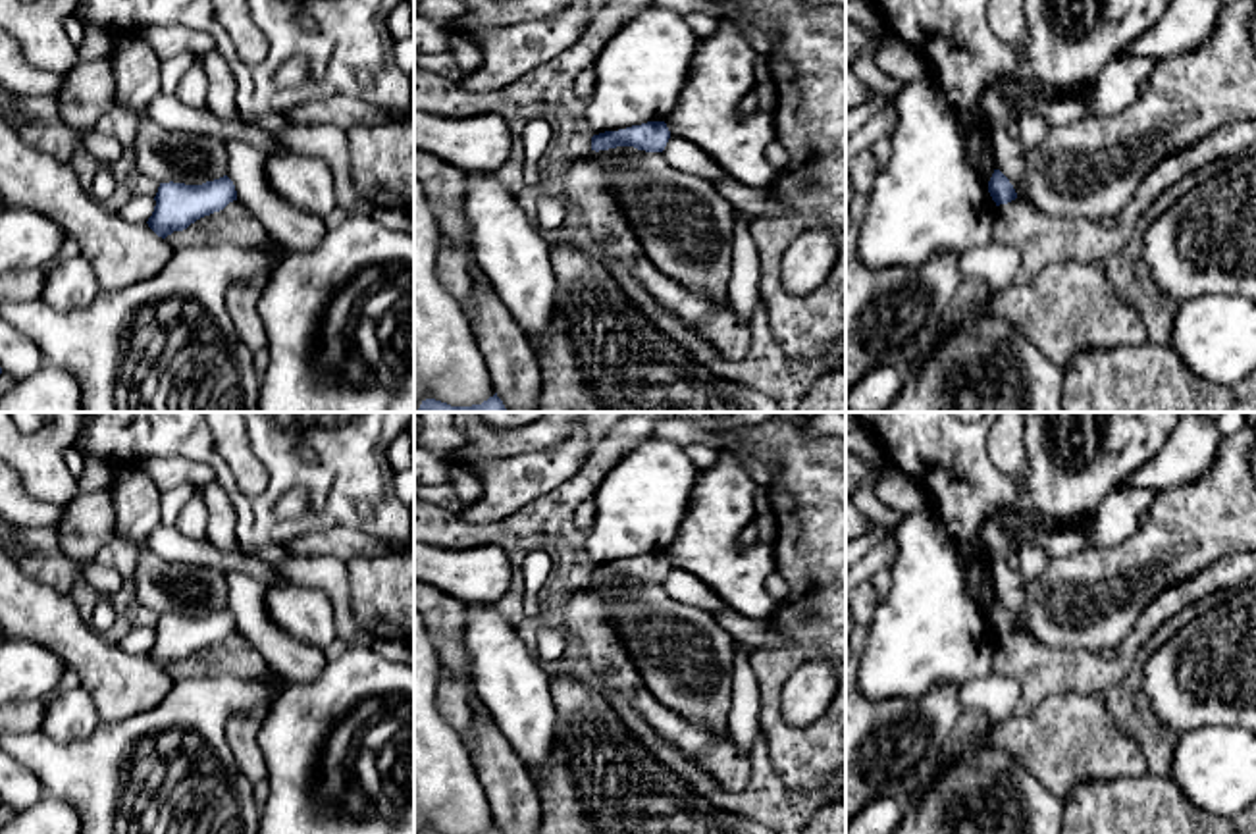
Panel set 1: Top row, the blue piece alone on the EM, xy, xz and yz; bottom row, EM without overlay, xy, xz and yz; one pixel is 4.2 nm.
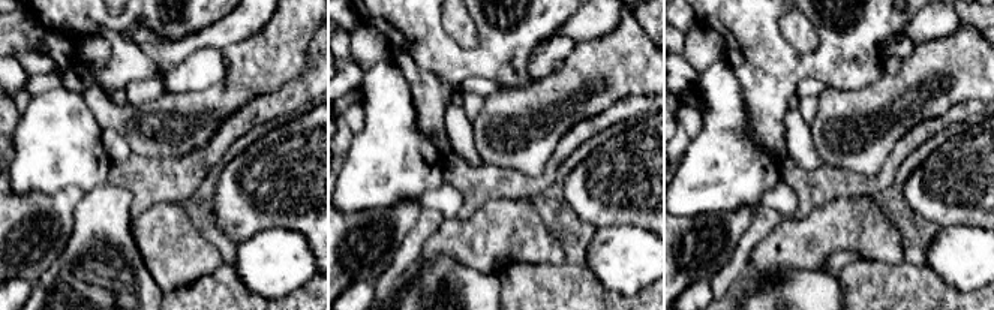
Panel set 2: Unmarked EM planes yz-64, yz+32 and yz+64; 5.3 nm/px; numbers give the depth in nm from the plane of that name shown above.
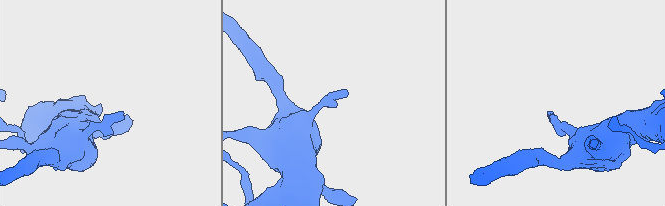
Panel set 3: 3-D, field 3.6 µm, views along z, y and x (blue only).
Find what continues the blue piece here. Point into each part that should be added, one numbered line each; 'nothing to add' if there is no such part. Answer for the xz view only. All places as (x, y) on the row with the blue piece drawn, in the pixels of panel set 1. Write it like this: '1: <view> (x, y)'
nothing to add

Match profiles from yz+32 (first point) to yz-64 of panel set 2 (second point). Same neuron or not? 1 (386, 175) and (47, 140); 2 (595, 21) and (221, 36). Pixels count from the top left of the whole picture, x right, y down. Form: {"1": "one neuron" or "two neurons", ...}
{"1": "one neuron", "2": "one neuron"}

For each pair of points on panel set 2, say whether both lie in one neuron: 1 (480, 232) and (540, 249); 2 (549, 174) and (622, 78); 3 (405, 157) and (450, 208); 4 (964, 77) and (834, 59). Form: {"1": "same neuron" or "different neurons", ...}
{"1": "same neuron", "2": "different neurons", "3": "different neurons", "4": "different neurons"}

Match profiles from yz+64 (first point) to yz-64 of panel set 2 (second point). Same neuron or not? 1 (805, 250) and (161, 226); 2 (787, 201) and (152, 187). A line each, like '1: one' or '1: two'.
1: one
2: two

